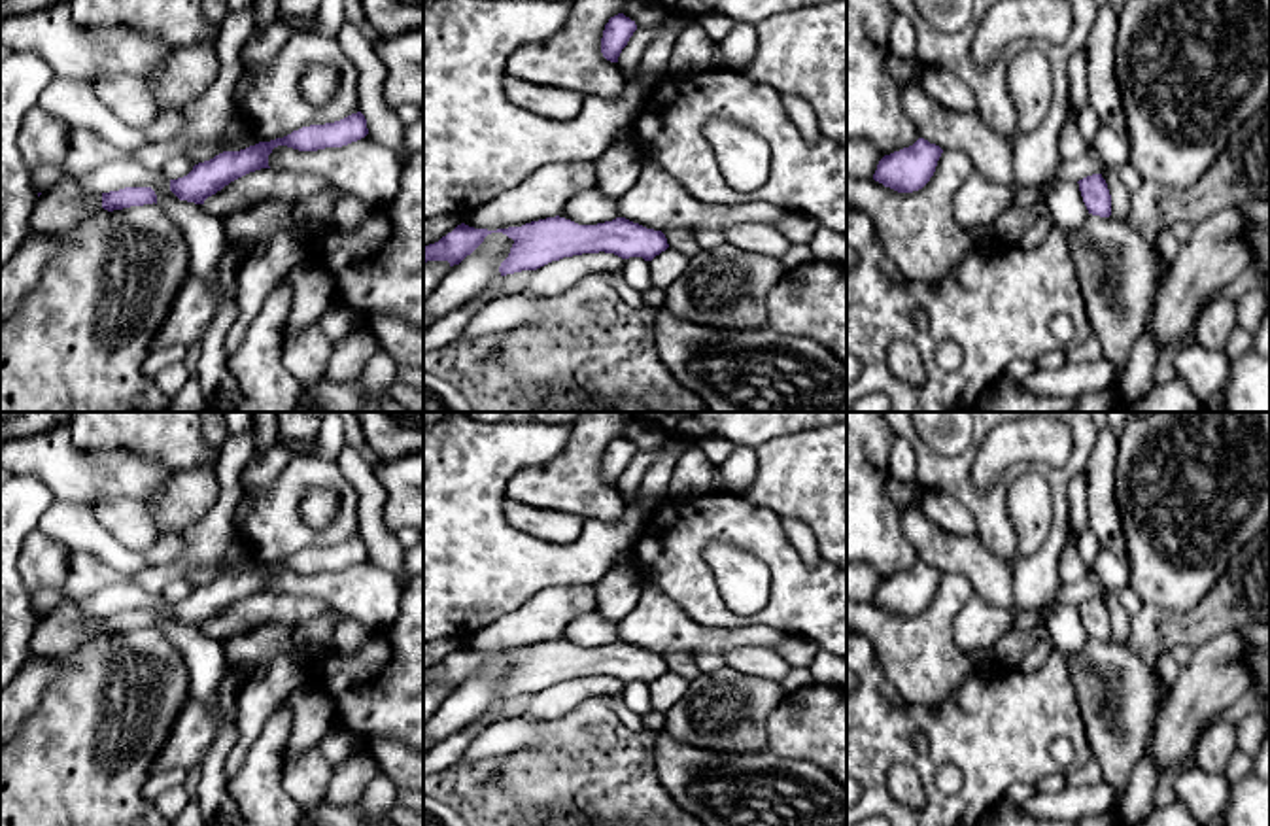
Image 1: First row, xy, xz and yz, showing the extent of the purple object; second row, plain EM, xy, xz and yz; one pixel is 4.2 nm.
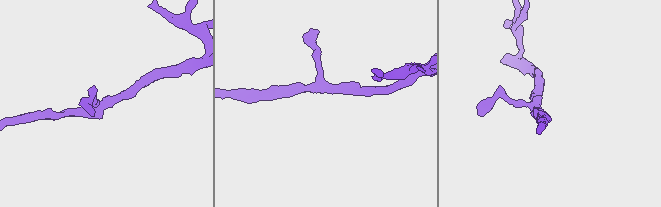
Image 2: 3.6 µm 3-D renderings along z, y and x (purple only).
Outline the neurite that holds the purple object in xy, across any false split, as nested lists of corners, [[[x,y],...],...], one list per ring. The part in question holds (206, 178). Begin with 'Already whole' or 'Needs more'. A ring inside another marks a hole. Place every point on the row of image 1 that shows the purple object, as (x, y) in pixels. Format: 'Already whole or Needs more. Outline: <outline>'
Already whole. Outline: [[[361,112],[340,121],[310,125],[283,138],[259,142],[240,151],[223,151],[210,161],[198,163],[193,170],[178,180],[170,180],[170,191],[180,198],[195,204],[221,191],[231,181],[268,166],[268,155],[278,146],[299,151],[318,151],[325,147],[342,147],[369,134],[367,119]]]

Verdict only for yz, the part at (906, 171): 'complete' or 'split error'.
complete

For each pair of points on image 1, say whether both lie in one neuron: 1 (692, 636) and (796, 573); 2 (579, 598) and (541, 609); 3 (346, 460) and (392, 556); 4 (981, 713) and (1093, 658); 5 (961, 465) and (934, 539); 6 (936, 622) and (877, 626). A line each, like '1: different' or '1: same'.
1: different
2: same
3: same
4: different
5: different
6: same

